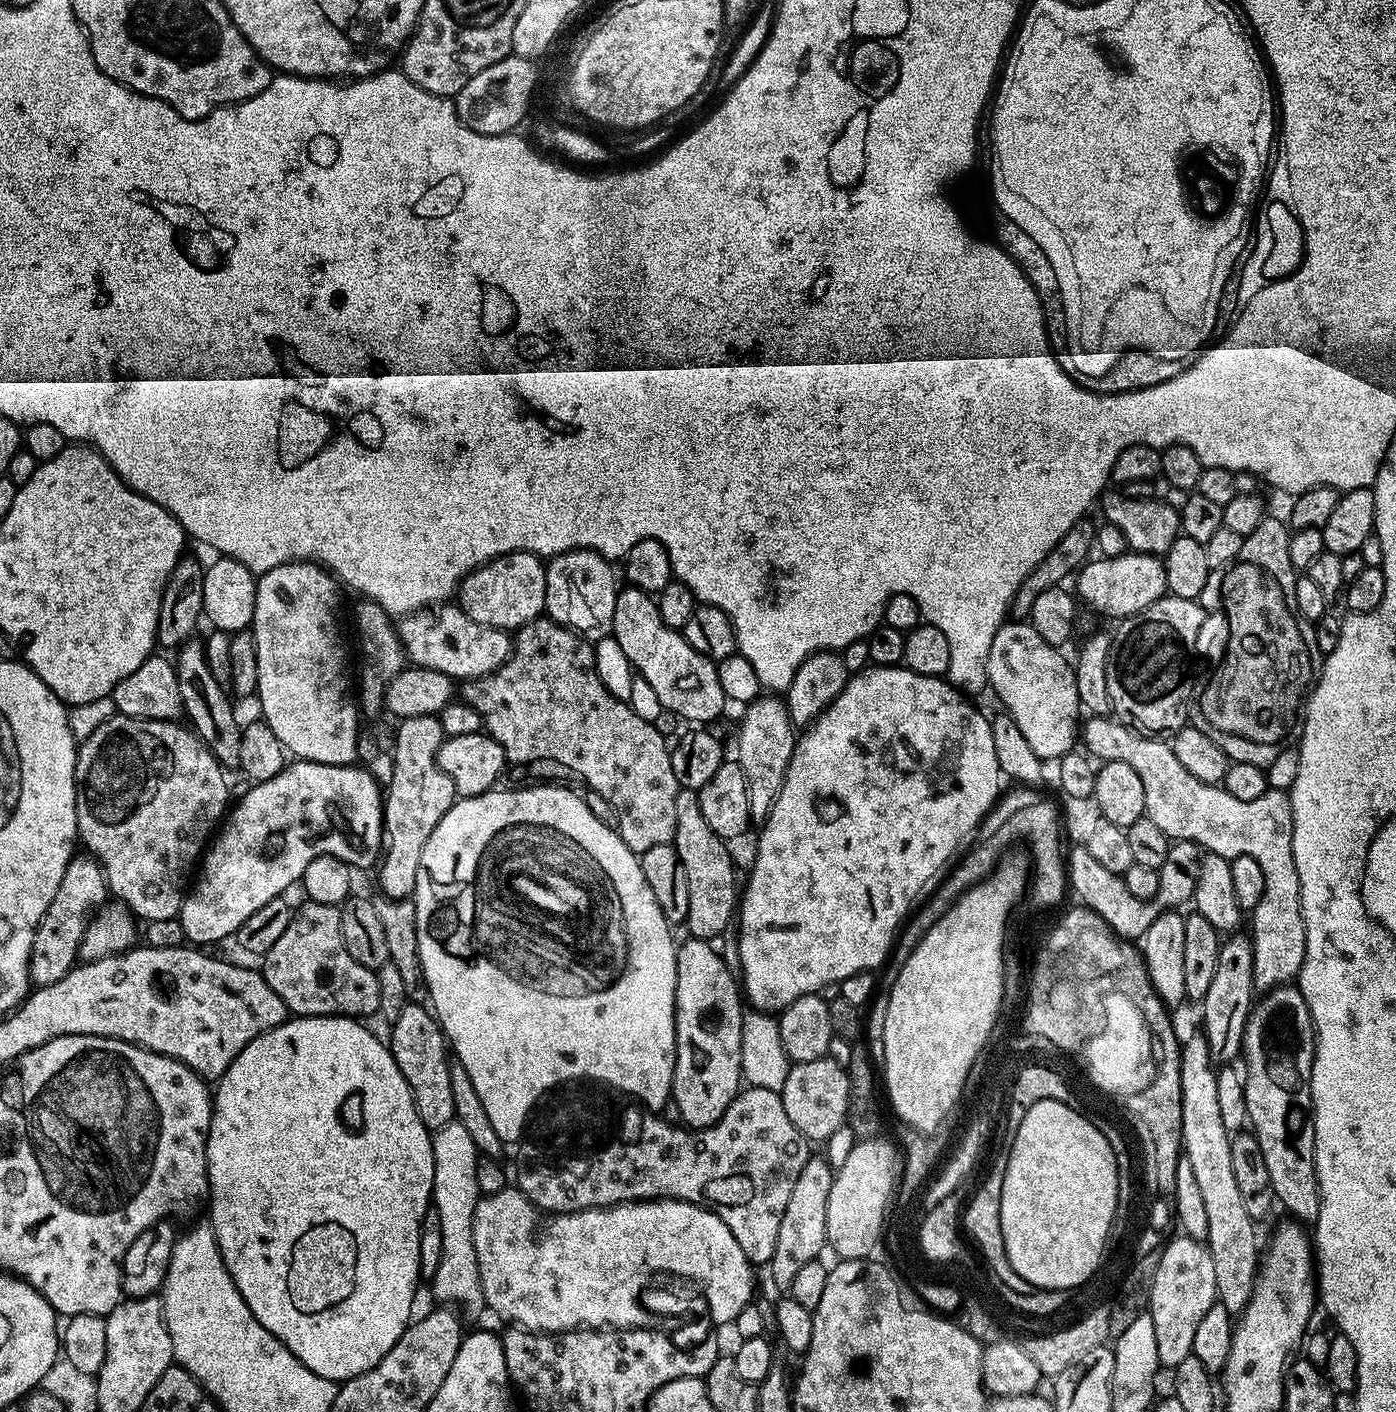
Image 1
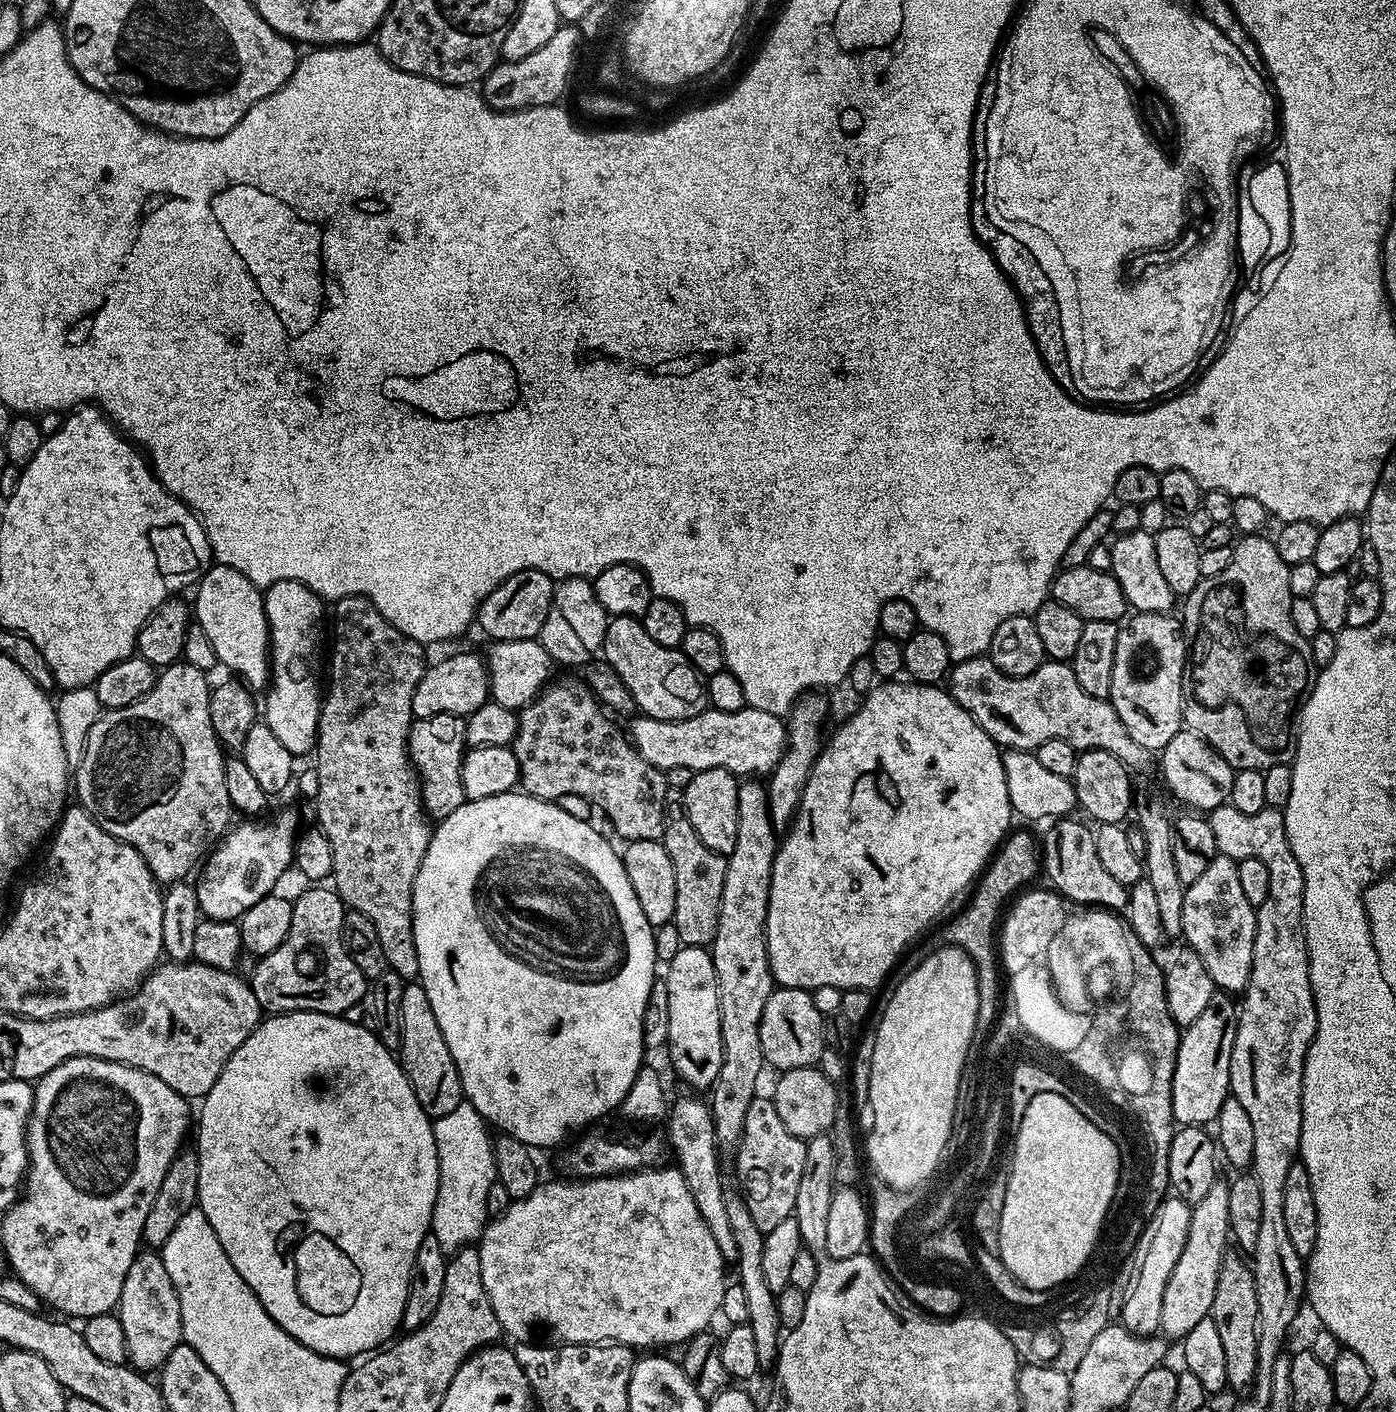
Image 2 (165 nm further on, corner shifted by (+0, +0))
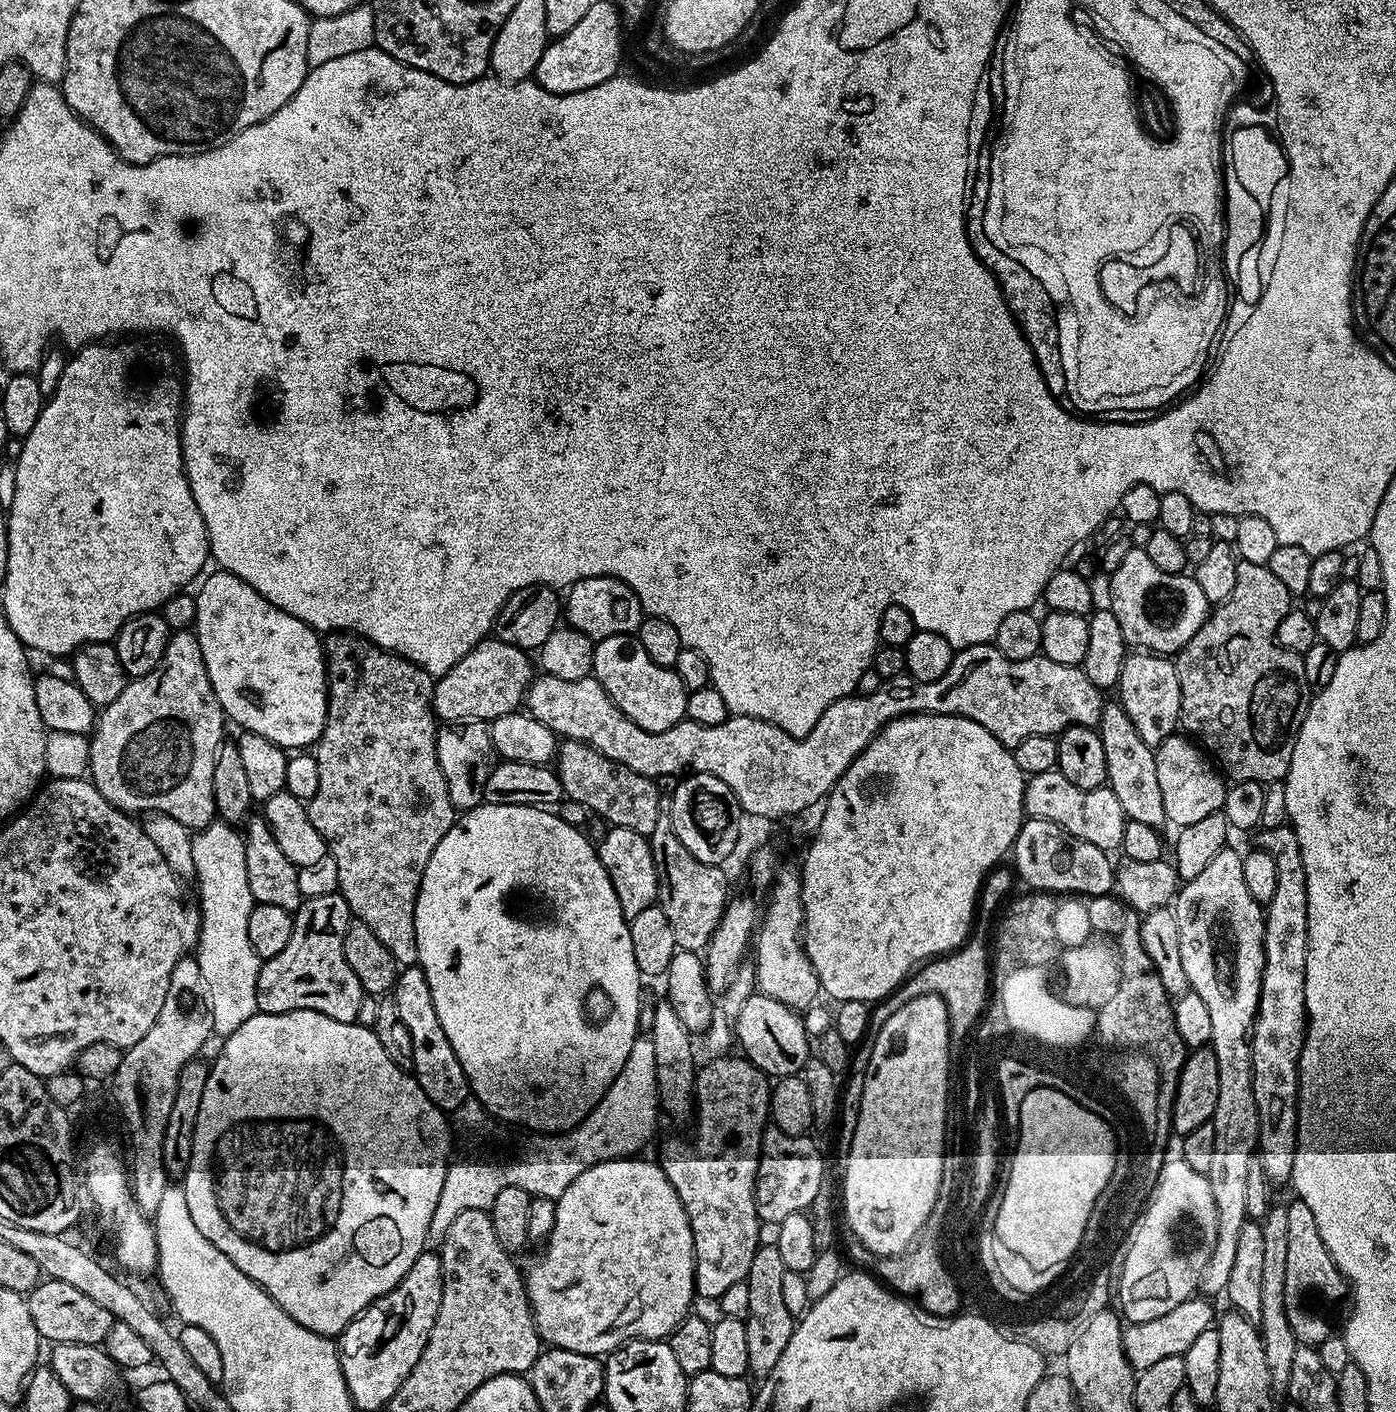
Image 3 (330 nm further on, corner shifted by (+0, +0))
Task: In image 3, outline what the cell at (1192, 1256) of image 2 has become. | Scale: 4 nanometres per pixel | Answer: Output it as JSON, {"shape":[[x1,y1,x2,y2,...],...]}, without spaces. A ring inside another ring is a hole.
{"shape":[[1226,846,1218,854,1214,854,1213,860,1208,863,1206,870,1198,874,1198,878,1187,881,1179,889,1178,895,1174,900,1174,911,1178,922,1178,946,1182,950,1182,966,1186,970,1188,987,1191,991,1202,998,1202,1002,1210,1014,1210,1034,1212,1035,1210,1047,1212,1053,1218,1058,1218,1106,1214,1106,1214,1114,1210,1123,1214,1126,1214,1155,1210,1161,1210,1170,1206,1173,1210,1182,1210,1191,1214,1194,1214,1206,1218,1210,1218,1238,1214,1242,1214,1250,1210,1254,1210,1262,1206,1262,1206,1270,1202,1270,1199,1291,1205,1297,1216,1298,1216,1295,1227,1293,1230,1274,1234,1270,1234,1258,1238,1254,1238,1234,1242,1230,1244,1221,1248,1219,1246,1214,1246,1177,1250,1170,1250,1162,1254,1159,1254,1153,1258,1148,1258,1110,1254,1106,1254,1086,1252,1085,1252,1025,1256,1022,1256,1011,1260,1001,1260,987,1262,986,1262,970,1264,969,1264,913,1265,909,1254,902,1254,897,1250,895,1249,888,1242,874,1242,855,1239,851,1235,852,1232,846]]}

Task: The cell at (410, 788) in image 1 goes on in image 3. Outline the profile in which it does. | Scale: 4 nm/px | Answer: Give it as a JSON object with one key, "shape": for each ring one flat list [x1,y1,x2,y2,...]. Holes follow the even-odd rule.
{"shape":[[465,720,445,723,436,733,436,757,438,766,442,766,446,786,450,790,450,802,456,807,457,813,469,812,484,803,486,778,490,778,494,767,492,739,485,721]]}

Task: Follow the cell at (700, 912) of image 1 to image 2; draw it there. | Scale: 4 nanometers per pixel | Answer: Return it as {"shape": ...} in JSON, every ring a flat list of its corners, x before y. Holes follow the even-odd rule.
{"shape":[[669,788,664,799,664,838,666,854,674,862,674,882,678,886,678,898,674,902,672,923,678,930,681,945,703,948,711,945,718,930,718,910,722,902,722,886,726,882,728,857,710,850,698,838,690,818,684,813,684,794,681,789]]}

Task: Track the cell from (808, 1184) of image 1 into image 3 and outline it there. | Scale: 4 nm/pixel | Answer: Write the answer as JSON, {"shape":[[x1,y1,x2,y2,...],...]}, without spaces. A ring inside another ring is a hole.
{"shape":[[764,1242,754,1254,754,1262,750,1262,748,1279,750,1290,750,1310,744,1319,746,1326,747,1349,750,1350,749,1373,763,1378,778,1366,778,1358,782,1358,782,1350,786,1350,786,1342,790,1342,790,1334,794,1327,794,1317,786,1310,782,1295,782,1278,784,1277,782,1254,778,1254,775,1243]]}

